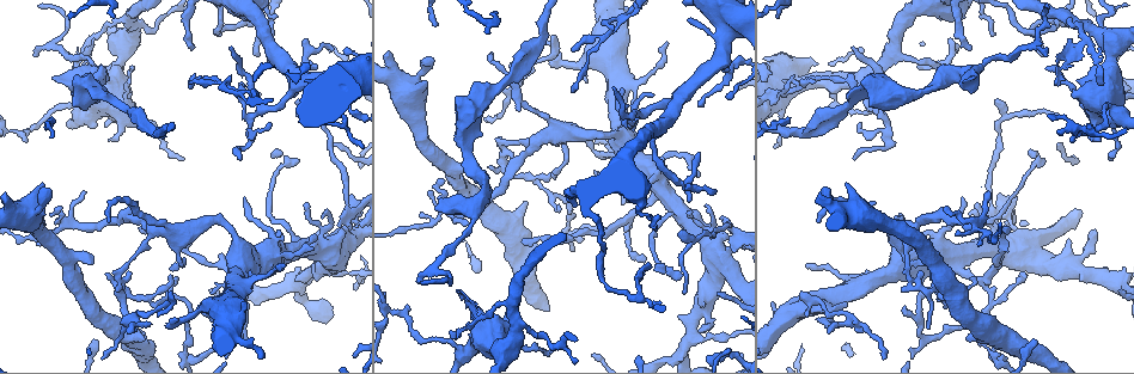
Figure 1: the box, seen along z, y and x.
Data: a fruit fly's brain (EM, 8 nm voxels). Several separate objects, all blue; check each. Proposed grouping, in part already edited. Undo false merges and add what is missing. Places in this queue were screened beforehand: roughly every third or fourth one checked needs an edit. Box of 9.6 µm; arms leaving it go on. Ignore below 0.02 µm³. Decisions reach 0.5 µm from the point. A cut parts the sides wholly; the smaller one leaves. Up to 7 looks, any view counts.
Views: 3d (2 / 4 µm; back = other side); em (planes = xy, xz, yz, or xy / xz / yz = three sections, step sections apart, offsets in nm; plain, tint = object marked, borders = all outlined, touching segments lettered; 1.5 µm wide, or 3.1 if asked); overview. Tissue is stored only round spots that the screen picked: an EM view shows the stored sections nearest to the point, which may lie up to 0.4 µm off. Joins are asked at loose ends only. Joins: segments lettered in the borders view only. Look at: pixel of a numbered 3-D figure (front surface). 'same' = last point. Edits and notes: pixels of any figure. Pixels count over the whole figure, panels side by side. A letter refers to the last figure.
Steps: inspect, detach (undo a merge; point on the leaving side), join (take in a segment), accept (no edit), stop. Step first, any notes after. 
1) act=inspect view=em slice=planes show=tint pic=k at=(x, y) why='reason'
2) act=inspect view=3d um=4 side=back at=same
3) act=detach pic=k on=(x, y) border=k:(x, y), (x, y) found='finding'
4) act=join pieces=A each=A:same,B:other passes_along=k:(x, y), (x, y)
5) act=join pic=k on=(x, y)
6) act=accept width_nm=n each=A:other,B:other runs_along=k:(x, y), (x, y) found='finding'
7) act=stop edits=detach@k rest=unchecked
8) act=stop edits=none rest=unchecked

act=inspect view=3d um=2 pic=1 at=(715, 334) why='thick turns thin'

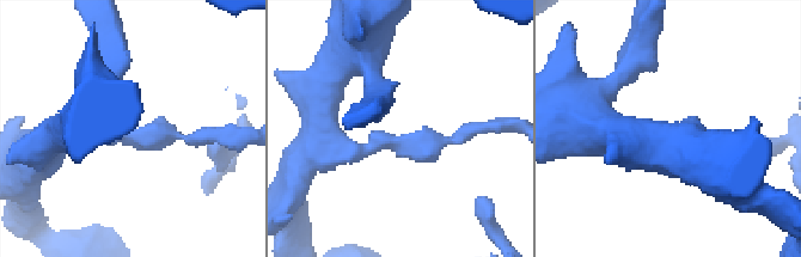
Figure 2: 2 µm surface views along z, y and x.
act=inspect view=em slice=yz step=4 show=tint pic=2 at=(388, 142) why='shape alone is not enough'

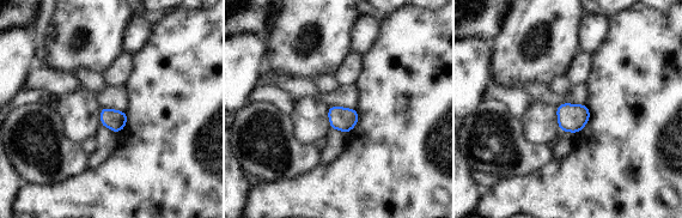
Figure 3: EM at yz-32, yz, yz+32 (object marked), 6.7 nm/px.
act=inspect view=em slice=planes show=borders at=same

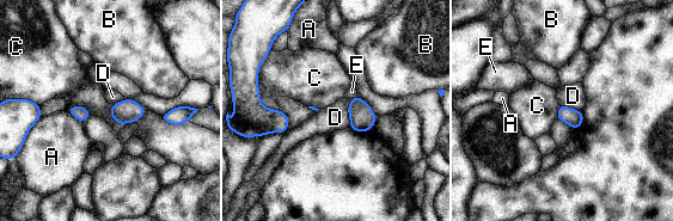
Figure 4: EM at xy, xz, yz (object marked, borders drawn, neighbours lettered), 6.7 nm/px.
act=accept each=A:other,B:other,C:other,D:other,E:other border=4:(353, 98), (348, 105), (349, 127) found='all the same neuron'

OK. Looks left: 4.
act=inspect view=3d um=2 side=back pic=1 at=(733, 228) why='touches itself'

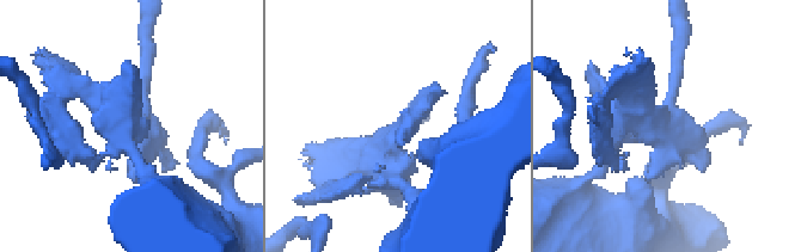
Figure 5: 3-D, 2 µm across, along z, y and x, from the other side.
act=inspect view=em slice=planes show=plain pic=5 at=(669, 134)

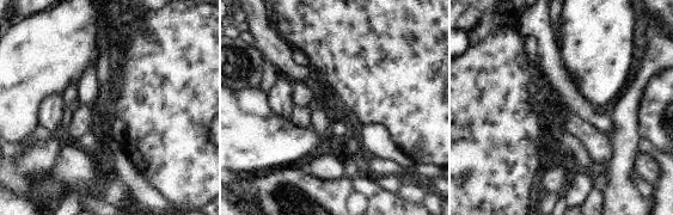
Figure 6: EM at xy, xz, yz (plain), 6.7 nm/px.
act=inspect view=em slice=planes show=borders at=same why='see the neighbours'

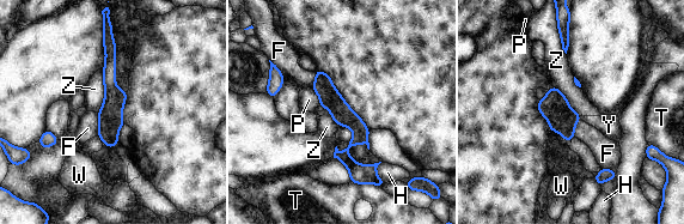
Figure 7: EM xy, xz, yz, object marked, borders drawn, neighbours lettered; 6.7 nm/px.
act=accept each=F:other,H:other,P:other,T:other,W:other,Y:other,Z:other border=7:(103, 70), (103, 103), (97, 113) found='all the same neuron'

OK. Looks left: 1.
act=stop edits=none rest=unchecked

